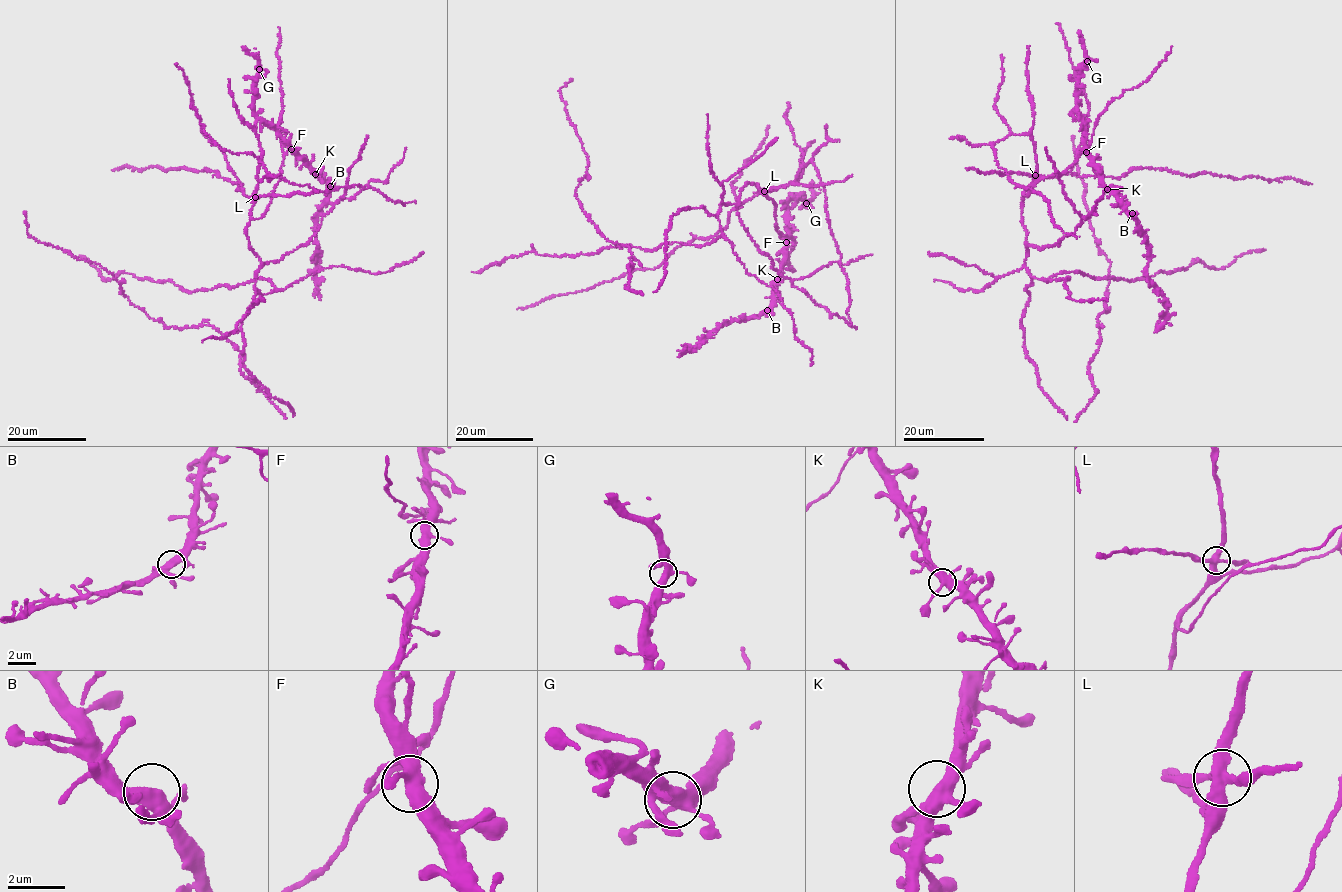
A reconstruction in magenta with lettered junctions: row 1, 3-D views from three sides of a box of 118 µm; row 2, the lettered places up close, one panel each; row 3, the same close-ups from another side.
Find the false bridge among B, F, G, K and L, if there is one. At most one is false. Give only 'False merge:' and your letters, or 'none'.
False merge: L

